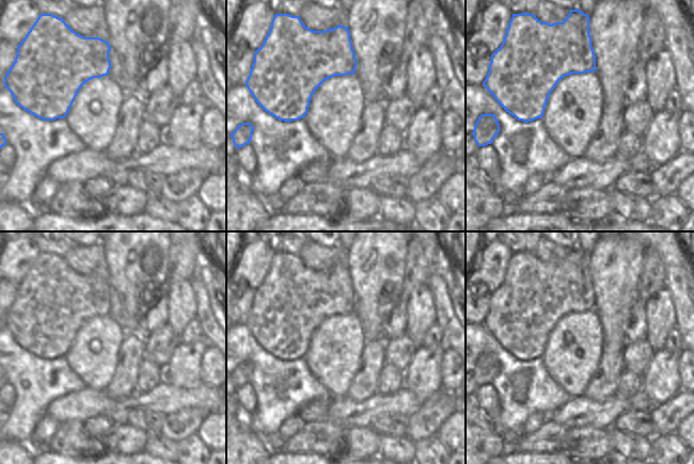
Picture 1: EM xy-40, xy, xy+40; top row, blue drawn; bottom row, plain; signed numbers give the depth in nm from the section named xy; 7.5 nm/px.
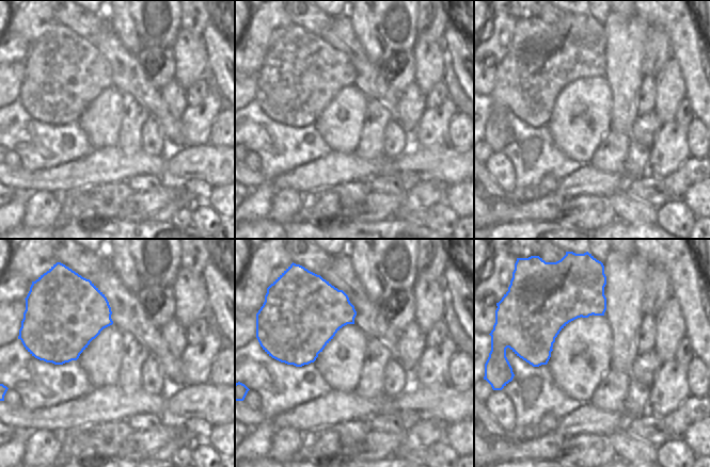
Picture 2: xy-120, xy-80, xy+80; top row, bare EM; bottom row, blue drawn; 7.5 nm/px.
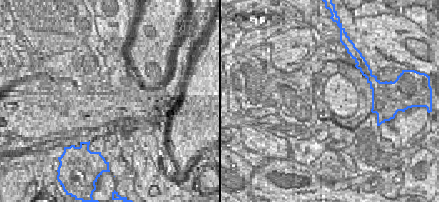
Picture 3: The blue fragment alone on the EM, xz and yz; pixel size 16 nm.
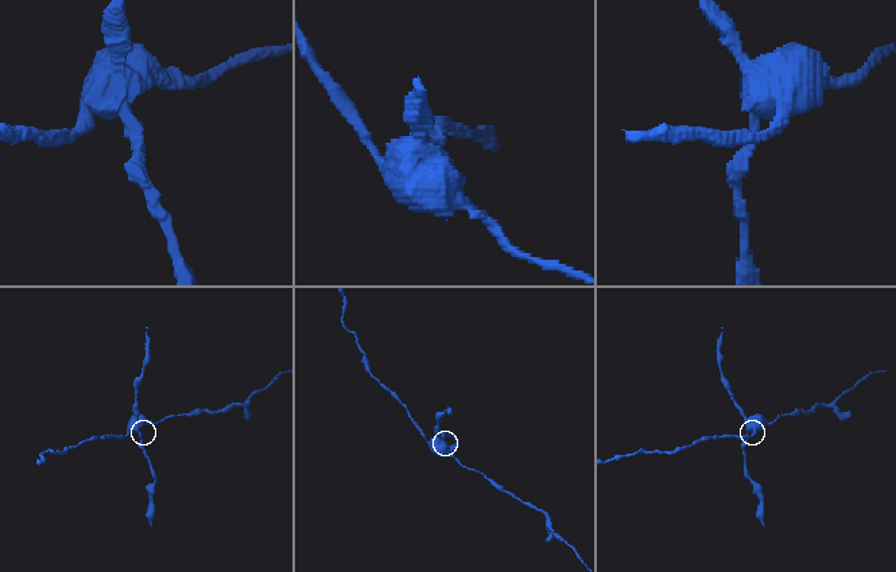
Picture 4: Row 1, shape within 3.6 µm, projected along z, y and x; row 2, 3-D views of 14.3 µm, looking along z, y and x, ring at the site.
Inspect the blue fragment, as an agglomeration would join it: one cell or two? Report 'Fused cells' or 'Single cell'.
Fused cells

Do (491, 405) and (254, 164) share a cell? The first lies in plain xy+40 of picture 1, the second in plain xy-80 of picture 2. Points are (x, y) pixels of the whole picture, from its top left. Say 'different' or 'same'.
same

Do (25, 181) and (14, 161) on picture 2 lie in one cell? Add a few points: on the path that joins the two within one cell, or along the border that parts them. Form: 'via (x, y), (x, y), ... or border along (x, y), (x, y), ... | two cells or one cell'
border along (21, 166), (11, 167) | two cells

